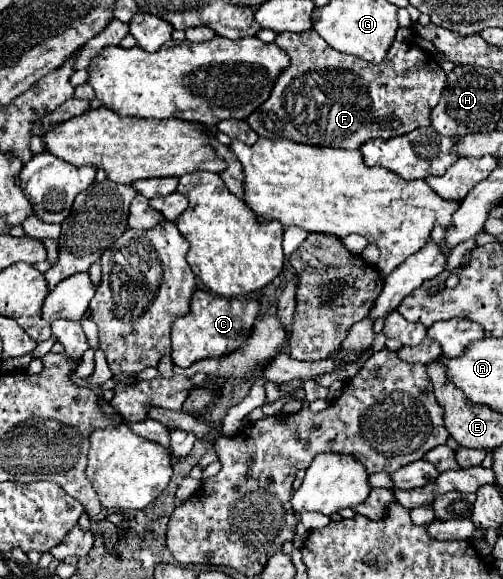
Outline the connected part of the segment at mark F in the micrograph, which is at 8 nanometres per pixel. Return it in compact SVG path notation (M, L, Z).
M314 30L278 34L276 44L292 58L292 62L280 74L270 98L246 118L250 128L262 138L286 138L298 144L346 150L360 148L364 142L374 138L390 140L420 126L430 126L430 110L438 104L446 84L446 74L440 64L416 42L394 42L394 46L388 50L388 56L380 64L370 64L362 58L334 50Z

